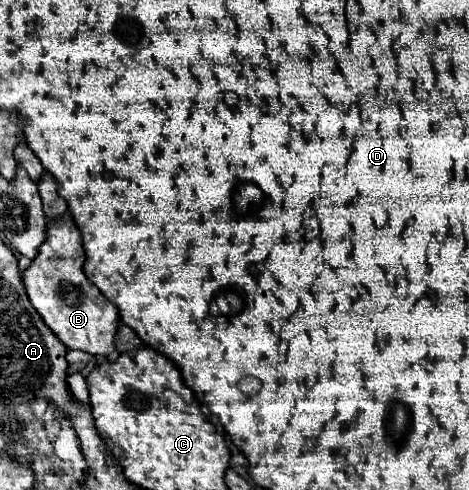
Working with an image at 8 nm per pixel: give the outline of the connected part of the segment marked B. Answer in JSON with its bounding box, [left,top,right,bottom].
[22,217,120,355]

